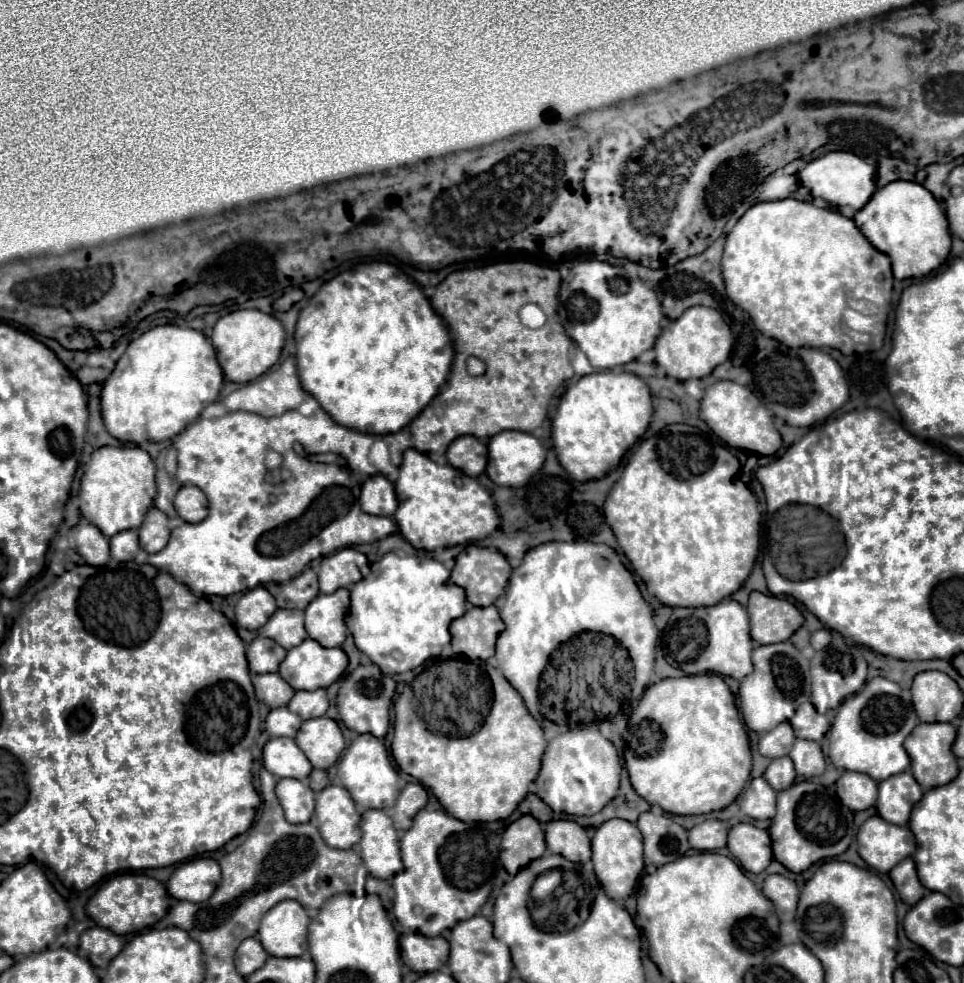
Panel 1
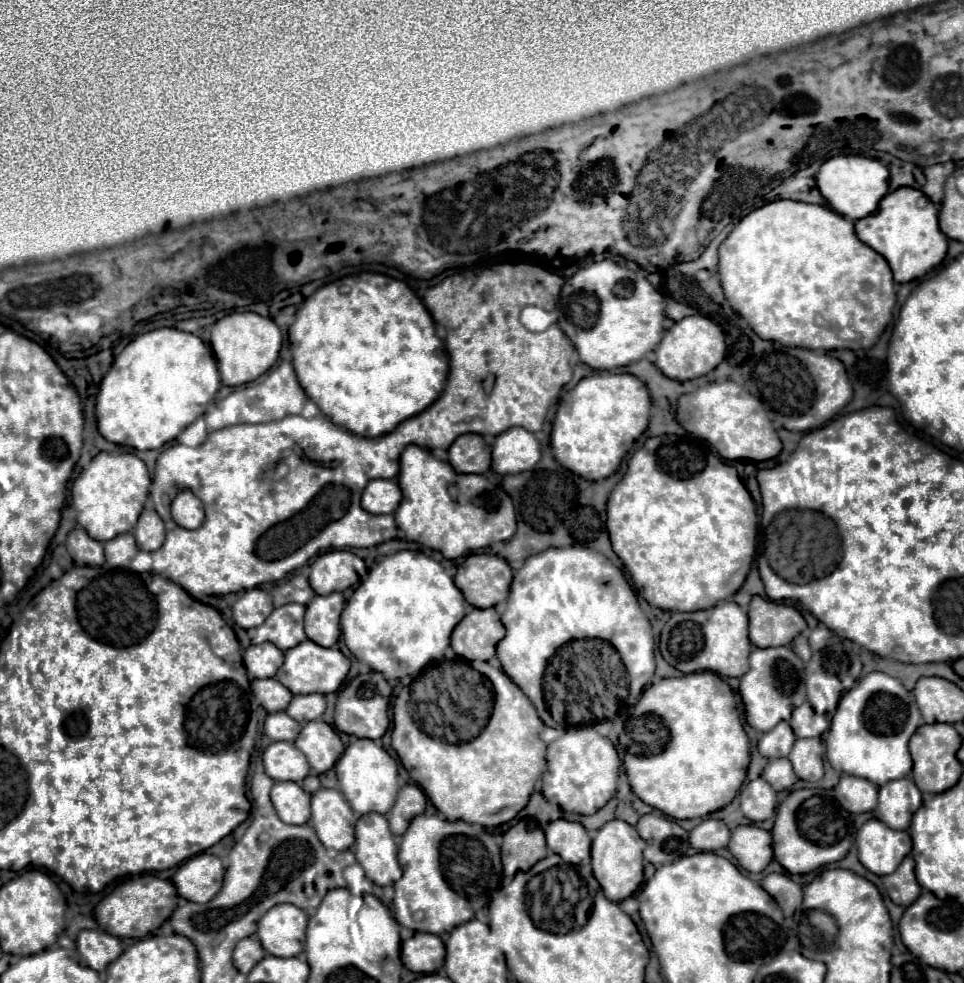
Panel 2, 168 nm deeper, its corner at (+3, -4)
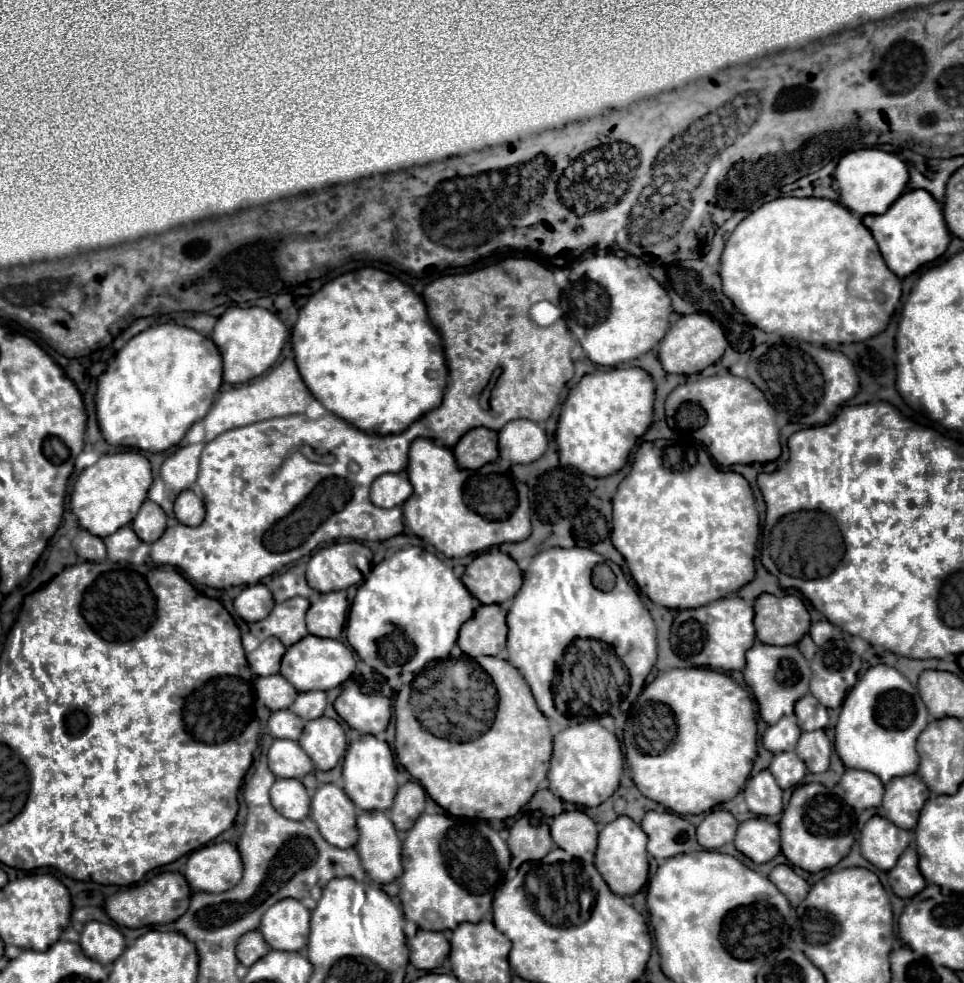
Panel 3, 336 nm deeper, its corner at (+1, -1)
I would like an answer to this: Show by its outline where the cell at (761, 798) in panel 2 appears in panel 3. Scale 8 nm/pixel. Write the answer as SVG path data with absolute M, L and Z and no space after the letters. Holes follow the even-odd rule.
M765 769L747 781L745 801L755 815L777 815L783 811L783 789Z

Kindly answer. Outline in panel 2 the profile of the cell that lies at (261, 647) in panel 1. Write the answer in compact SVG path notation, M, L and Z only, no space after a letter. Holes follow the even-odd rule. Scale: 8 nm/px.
M271 642L249 646L243 654L243 665L250 680L274 677L283 664L283 652Z

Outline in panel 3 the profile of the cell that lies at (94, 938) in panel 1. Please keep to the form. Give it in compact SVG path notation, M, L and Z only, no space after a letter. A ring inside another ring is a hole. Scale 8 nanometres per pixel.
M89 921L81 931L79 943L89 959L99 961L105 967L113 963L125 949L123 933L115 925L101 921Z

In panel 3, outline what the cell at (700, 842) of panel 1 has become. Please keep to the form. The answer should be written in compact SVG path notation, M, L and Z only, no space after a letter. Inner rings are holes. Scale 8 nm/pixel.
M711 811L697 827L697 841L705 849L717 849L735 839L737 819L729 811Z

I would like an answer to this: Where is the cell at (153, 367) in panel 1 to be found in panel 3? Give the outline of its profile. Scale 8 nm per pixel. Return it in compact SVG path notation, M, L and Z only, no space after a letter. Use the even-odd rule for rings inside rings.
M165 323L137 333L97 381L95 407L105 441L149 453L179 445L187 429L209 411L221 387L221 371L217 345L189 327Z

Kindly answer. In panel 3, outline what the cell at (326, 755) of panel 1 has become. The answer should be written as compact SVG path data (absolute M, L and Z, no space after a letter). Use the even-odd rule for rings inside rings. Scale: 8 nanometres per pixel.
M329 717L313 719L305 725L299 745L313 759L319 771L331 771L347 749L347 739L343 727Z

